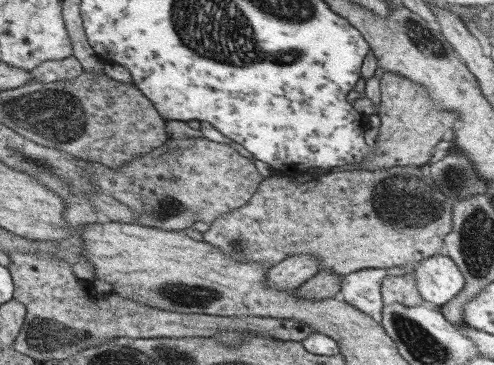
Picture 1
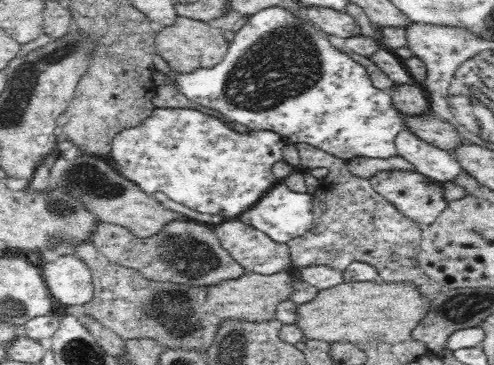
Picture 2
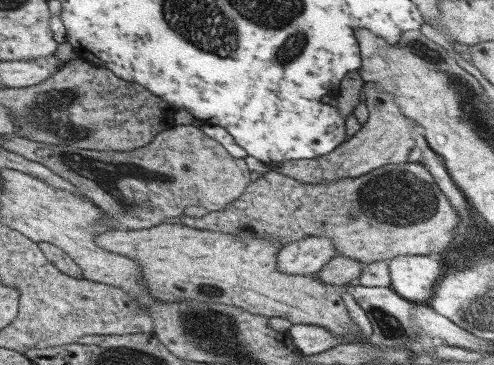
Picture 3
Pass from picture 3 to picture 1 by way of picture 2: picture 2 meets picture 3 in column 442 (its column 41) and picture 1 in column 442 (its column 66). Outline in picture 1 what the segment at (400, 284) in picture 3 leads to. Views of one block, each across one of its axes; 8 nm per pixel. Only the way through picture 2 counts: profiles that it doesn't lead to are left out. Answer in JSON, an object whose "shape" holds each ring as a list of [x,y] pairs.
{"shape":[[[443,252],[431,258],[423,258],[421,264],[413,268],[413,272],[417,278],[419,294],[439,308],[453,300],[465,286],[465,278],[457,264]]]}

